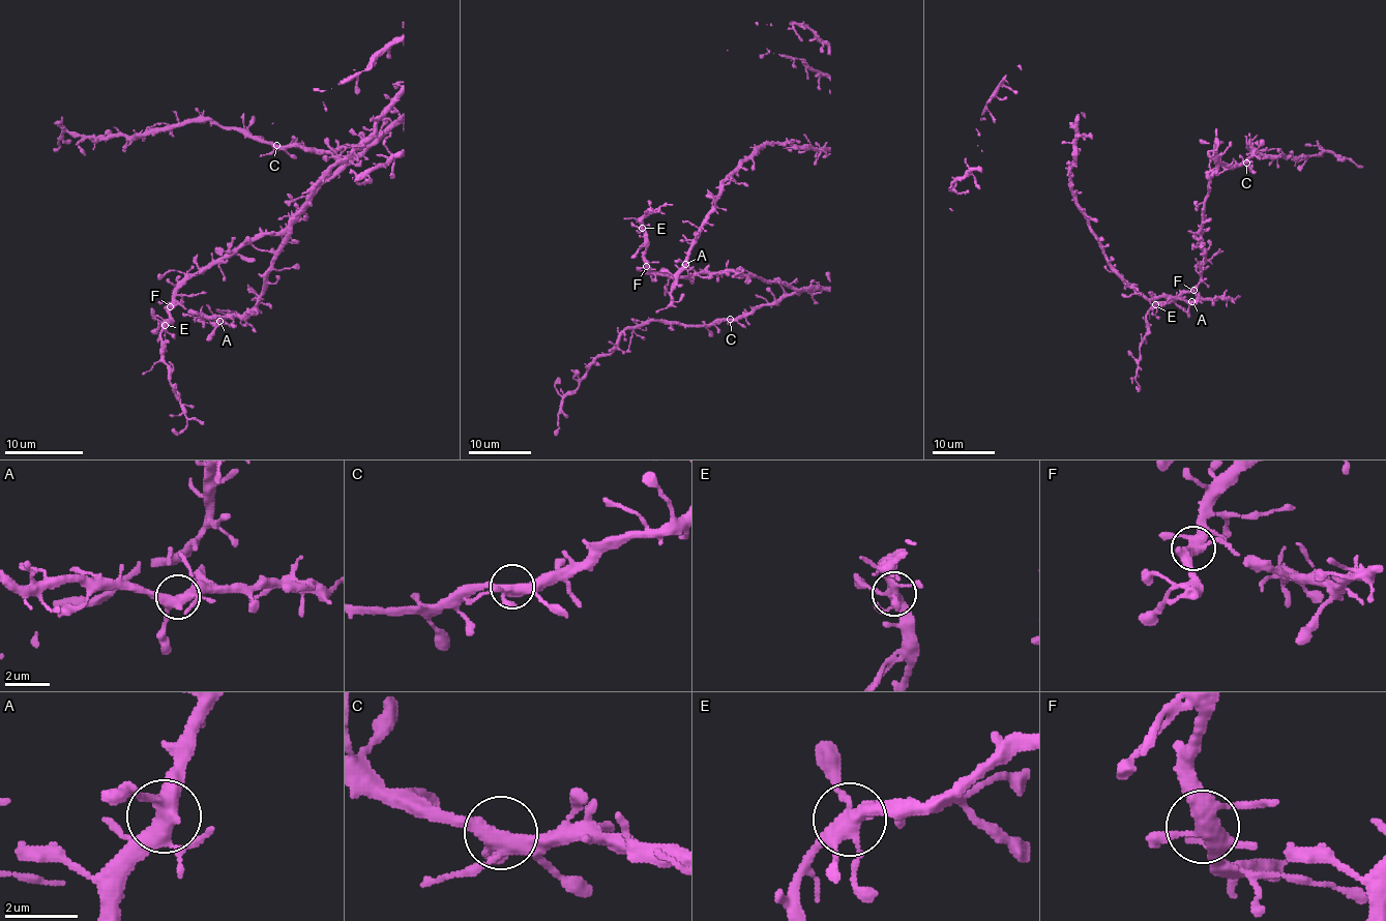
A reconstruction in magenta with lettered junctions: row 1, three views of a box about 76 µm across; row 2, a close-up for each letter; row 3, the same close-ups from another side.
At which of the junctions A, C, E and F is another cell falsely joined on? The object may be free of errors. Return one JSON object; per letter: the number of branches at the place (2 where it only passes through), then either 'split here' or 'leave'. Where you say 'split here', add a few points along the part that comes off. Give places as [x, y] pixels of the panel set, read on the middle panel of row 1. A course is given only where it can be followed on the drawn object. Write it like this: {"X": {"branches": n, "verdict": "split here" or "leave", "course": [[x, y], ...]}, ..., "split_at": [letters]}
{"A": {"branches": 5, "verdict": "leave"}, "C": {"branches": 4, "verdict": "leave"}, "E": {"branches": 6, "verdict": "leave"}, "F": {"branches": 5, "verdict": "leave"}, "split_at": []}

